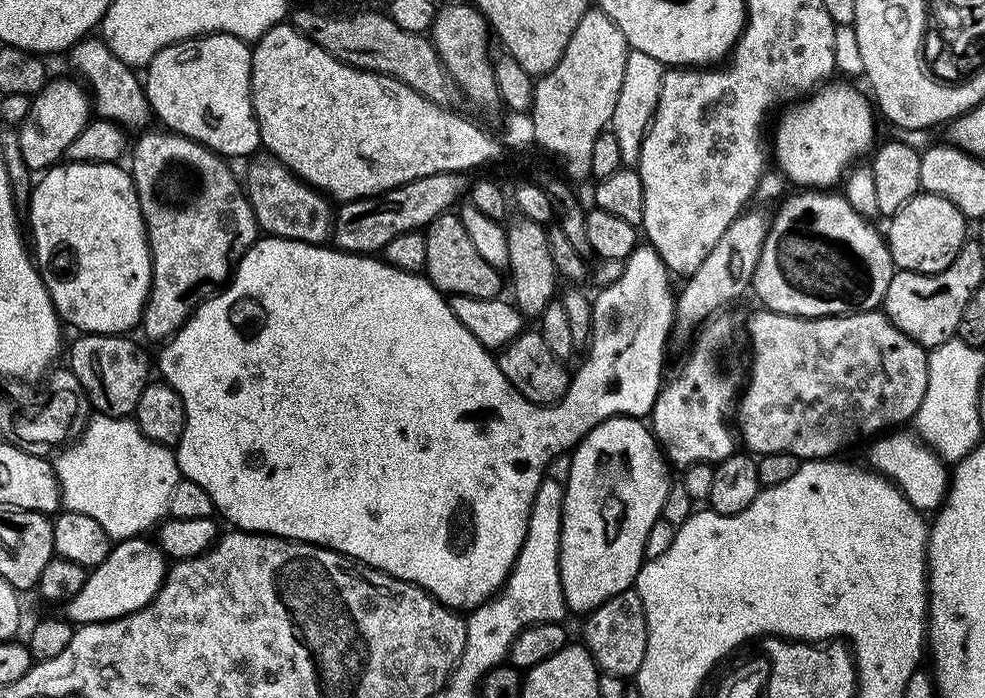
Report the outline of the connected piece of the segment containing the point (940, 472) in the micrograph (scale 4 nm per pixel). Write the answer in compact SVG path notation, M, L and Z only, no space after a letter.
M892 430L879 438L873 439L872 444L872 464L871 467L879 472L881 476L893 481L897 488L903 492L904 497L911 502L921 513L928 514L939 509L944 502L944 497L948 495L950 483L949 469L944 469L944 464L939 460L937 453L929 448L919 436L908 430Z

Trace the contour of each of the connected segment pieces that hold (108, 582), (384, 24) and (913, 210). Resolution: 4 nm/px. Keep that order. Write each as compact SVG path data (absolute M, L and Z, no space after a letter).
M133 536L130 540L121 540L97 568L88 572L84 585L74 595L68 597L66 601L66 607L68 607L67 619L76 626L97 624L103 620L117 620L126 614L142 610L158 594L158 590L164 581L165 571L166 557L159 543L152 541L151 544L148 538L144 536Z
M302 8L291 13L290 22L297 32L344 64L386 73L417 90L428 100L443 104L448 102L450 80L431 41L421 33L402 30L385 13L364 10L350 14L322 14Z
M923 190L911 196L887 224L886 243L893 265L897 269L925 272L927 275L933 275L950 266L969 235L969 221L958 210L958 206L954 206L954 202Z

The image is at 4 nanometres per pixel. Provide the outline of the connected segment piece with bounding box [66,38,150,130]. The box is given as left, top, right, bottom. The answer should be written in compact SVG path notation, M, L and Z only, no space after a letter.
M85 38L68 49L66 59L72 63L72 68L77 72L77 77L82 78L82 84L90 97L90 108L101 120L110 120L113 124L119 124L125 129L149 127L150 109L148 107L148 95L144 93L141 77L135 76L133 69L124 64L114 55L111 48L107 48L103 39Z

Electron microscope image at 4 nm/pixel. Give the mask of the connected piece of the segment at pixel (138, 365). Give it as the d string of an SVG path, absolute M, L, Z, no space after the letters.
M102 334L77 335L77 340L73 342L72 349L68 352L67 367L72 369L74 378L78 378L80 392L90 403L96 407L95 411L101 416L123 416L131 417L138 406L138 398L142 398L142 390L150 383L148 376L148 360L140 353L140 348L134 341L128 340L127 335L103 336Z

